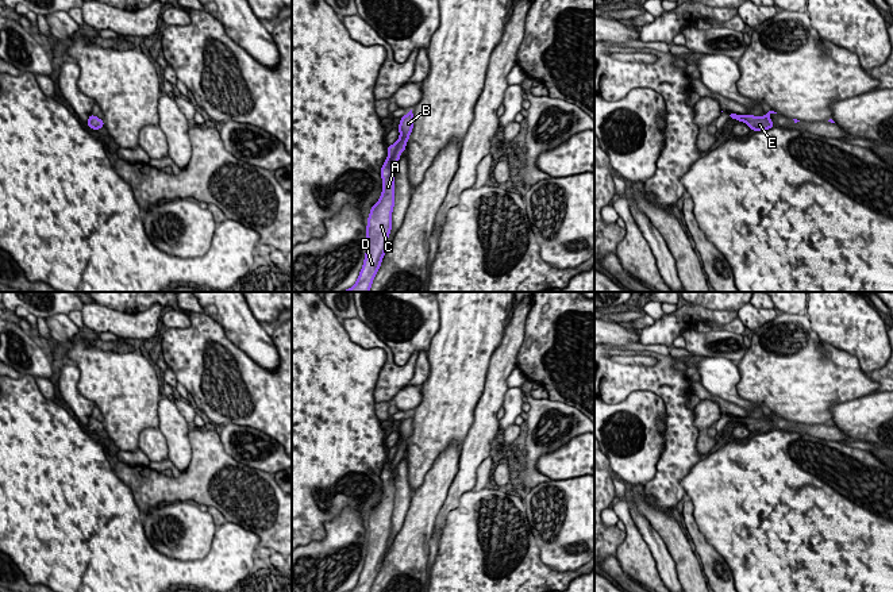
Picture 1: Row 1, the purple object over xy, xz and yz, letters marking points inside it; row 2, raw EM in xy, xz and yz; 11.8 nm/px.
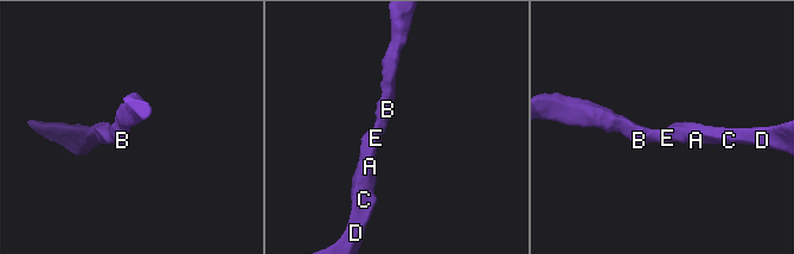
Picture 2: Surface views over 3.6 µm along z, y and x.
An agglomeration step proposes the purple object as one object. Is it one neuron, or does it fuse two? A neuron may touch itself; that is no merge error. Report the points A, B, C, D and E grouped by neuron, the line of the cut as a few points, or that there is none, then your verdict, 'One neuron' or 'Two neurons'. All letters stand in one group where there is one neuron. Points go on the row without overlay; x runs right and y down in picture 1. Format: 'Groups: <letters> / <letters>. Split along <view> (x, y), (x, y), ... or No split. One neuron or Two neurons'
Groups: A B C D E. No split. One neuron

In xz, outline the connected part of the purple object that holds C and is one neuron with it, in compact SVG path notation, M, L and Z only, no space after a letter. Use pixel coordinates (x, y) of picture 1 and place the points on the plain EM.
M412 412L401 420L399 427L400 439L394 447L388 449L388 461L380 474L382 480L382 496L380 503L372 510L367 528L367 551L363 569L357 585L350 592L370 592L372 585L381 569L384 557L388 550L388 539L392 533L392 514L394 508L394 472L400 457L413 431Z

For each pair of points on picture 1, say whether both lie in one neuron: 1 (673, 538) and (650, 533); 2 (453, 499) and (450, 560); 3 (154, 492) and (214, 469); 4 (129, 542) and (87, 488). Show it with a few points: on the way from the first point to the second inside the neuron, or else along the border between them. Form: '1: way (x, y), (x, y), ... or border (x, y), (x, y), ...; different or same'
1: border (639, 511), (659, 535), (674, 564); different
2: border (473, 489), (447, 514), (438, 537); different
3: way (169, 489), (181, 489), (199, 483); same
4: way (120, 527), (120, 515), (101, 496); same

